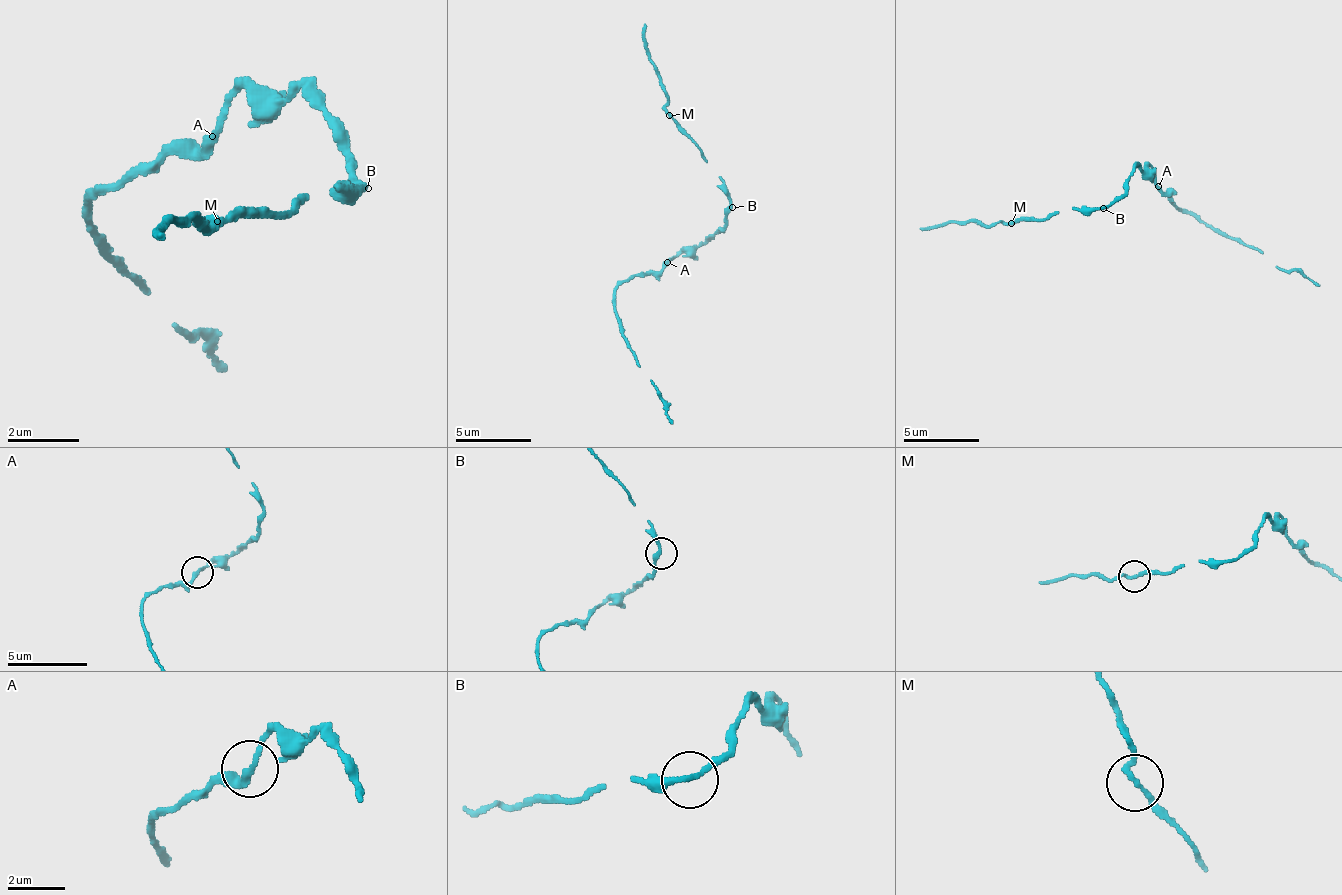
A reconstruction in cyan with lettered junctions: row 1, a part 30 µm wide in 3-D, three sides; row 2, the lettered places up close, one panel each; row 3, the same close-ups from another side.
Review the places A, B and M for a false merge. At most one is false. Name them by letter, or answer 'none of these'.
none of these

